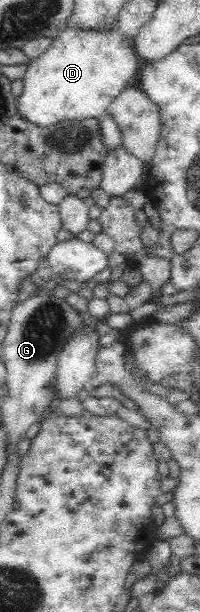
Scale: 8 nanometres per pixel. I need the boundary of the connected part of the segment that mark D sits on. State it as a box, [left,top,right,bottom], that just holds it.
[16,26,139,129]

